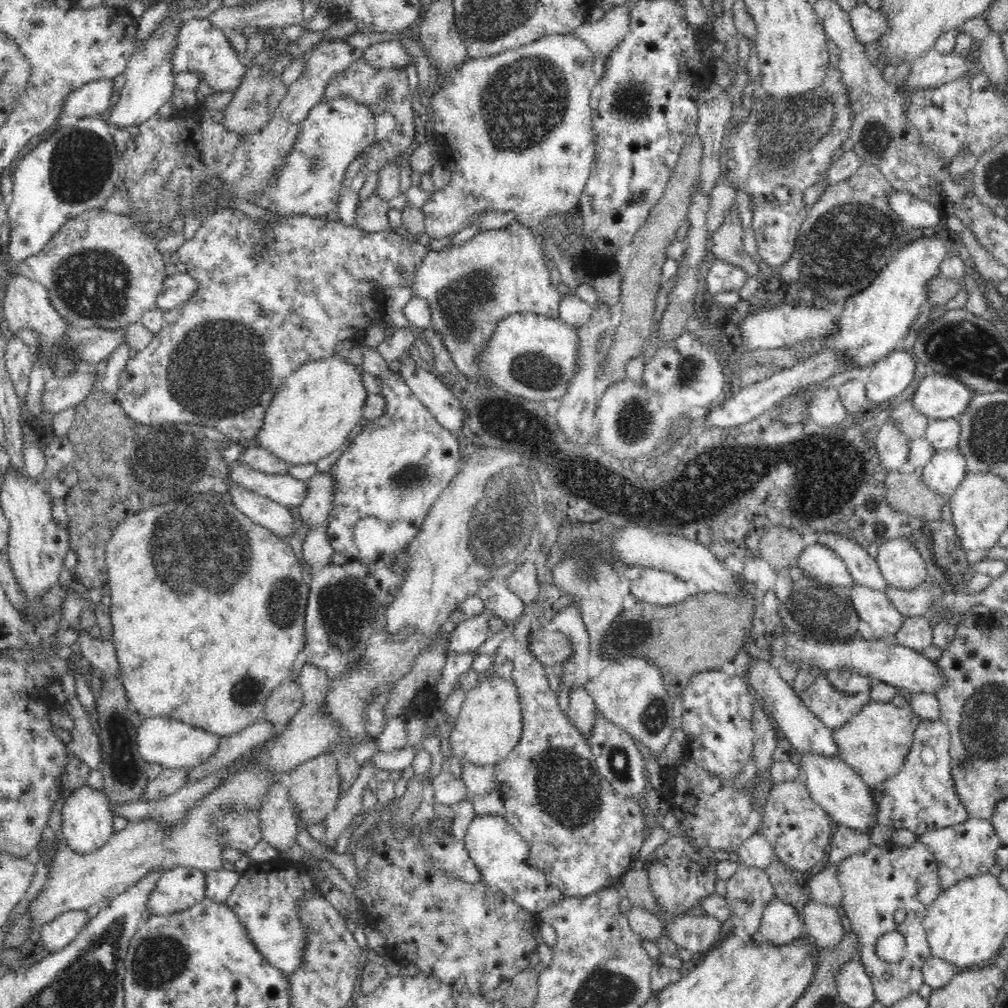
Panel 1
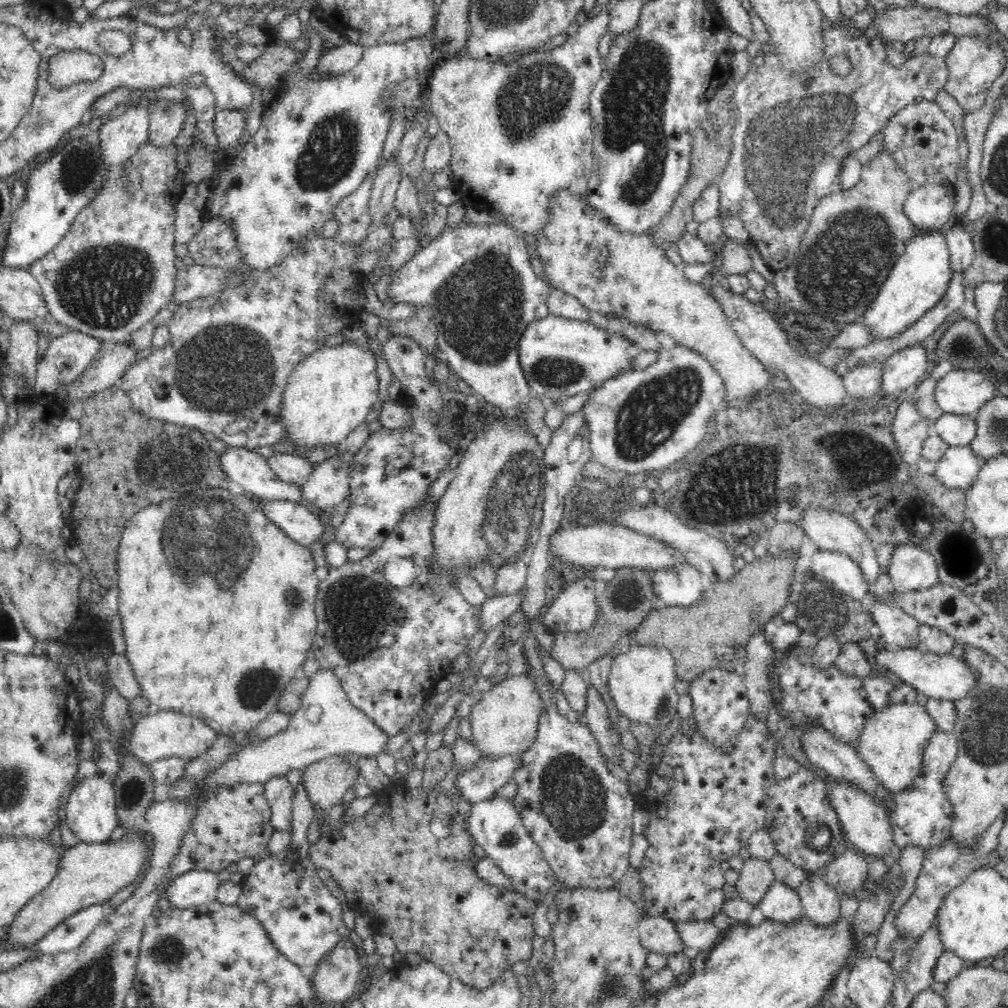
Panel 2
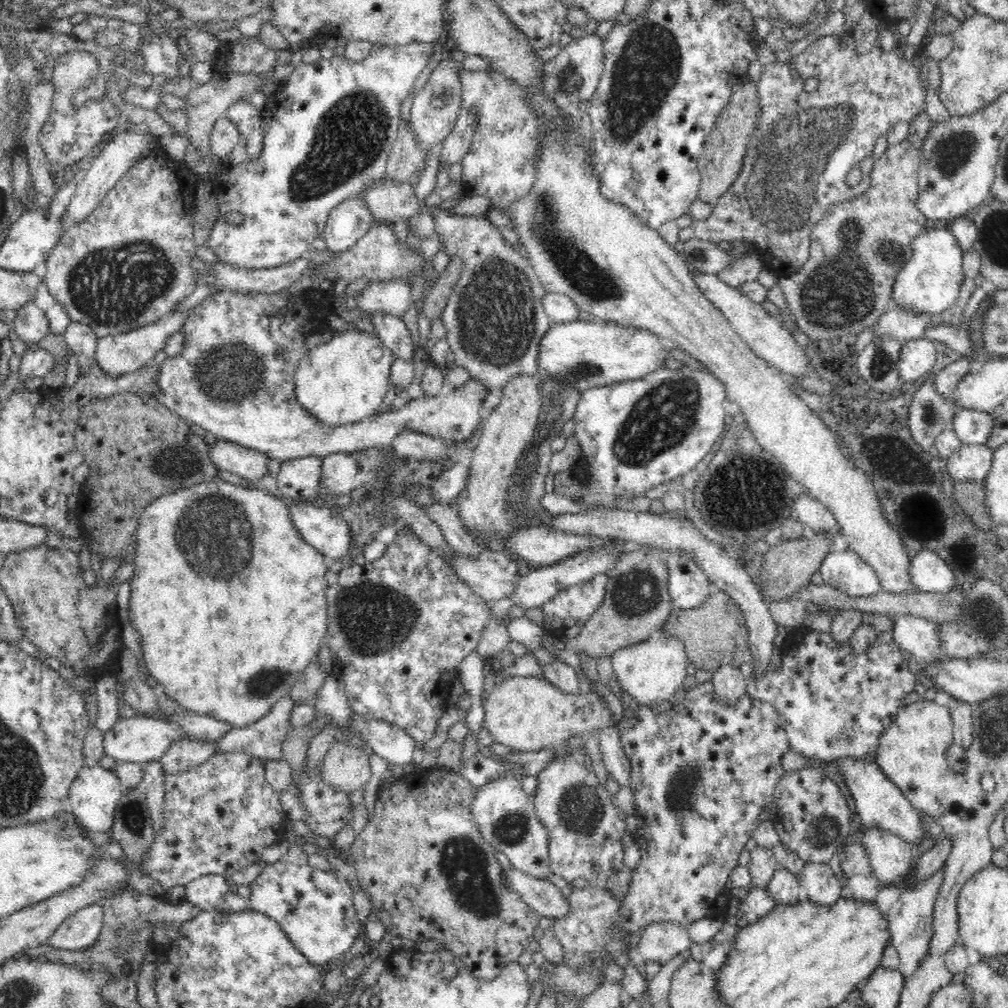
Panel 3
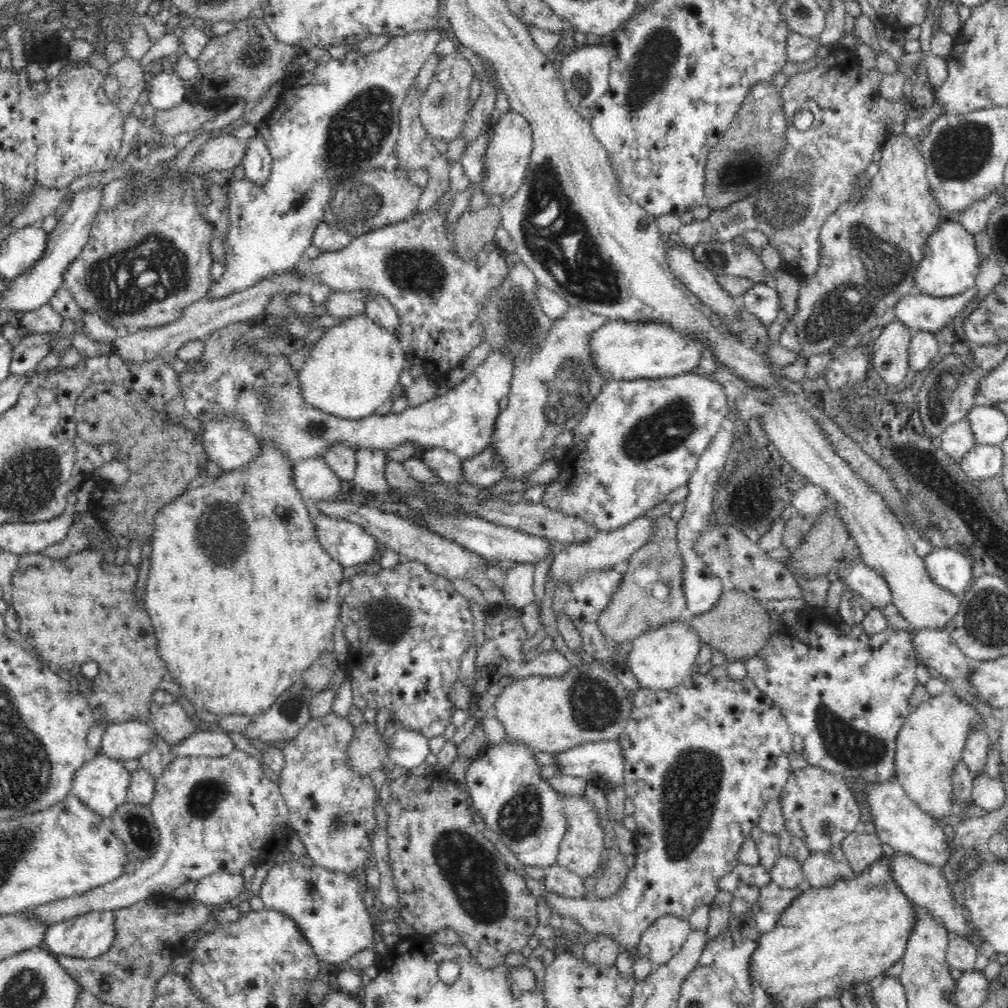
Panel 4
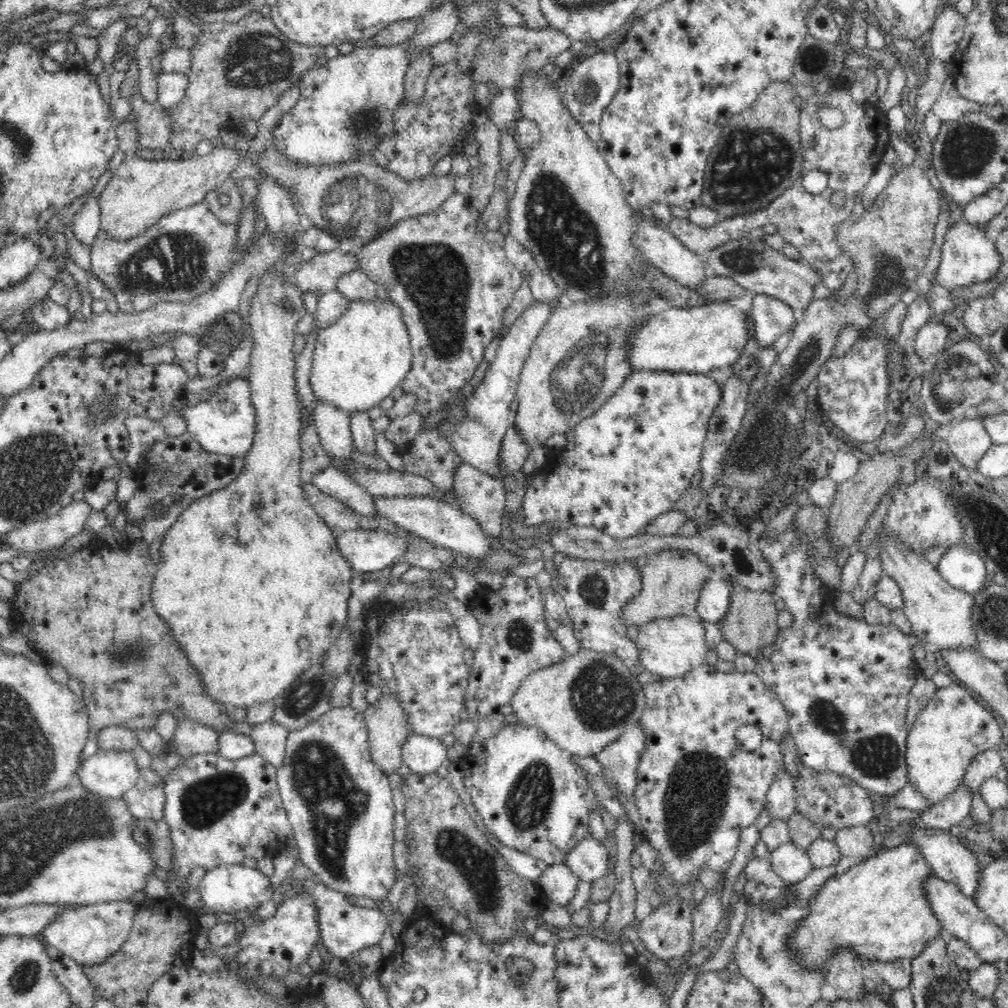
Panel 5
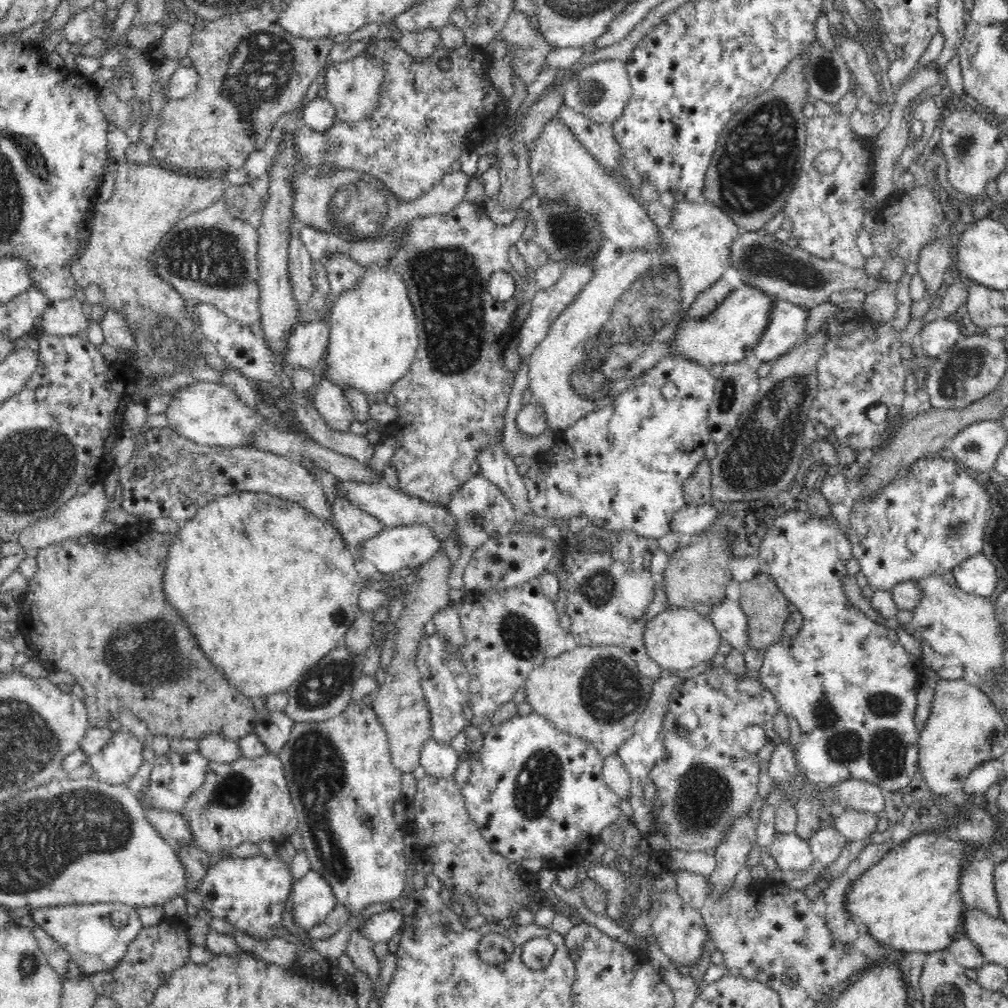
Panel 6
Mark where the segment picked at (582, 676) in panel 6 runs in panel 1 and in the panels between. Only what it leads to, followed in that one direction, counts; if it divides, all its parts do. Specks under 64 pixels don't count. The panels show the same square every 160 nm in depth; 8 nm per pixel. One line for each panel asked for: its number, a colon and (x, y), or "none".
1: (489, 726)
2: (504, 722)
3: (526, 713)
4: (588, 704)
5: (585, 702)

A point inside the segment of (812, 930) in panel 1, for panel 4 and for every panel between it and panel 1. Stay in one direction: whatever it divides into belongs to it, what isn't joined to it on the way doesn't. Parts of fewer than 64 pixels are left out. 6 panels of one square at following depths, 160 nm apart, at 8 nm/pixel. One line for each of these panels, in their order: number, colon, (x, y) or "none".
2: (821, 904)
3: (819, 884)
4: (819, 869)

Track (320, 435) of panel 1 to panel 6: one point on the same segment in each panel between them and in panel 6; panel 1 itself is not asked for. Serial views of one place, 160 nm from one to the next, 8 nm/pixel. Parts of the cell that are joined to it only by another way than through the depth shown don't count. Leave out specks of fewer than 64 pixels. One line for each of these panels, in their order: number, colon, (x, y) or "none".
2: (328, 395)
3: (343, 380)
4: (351, 370)
5: (361, 359)
6: (373, 338)

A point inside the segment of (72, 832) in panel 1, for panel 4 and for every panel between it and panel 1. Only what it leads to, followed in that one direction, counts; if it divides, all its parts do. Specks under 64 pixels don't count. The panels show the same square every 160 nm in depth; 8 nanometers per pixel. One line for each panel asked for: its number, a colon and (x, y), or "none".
2: (91, 812)
3: (94, 794)
4: (101, 784)

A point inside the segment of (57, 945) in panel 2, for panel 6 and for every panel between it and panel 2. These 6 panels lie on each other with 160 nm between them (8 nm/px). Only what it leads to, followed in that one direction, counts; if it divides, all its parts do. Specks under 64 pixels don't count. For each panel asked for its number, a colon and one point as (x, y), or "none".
3: (78, 933)
4: (91, 935)
5: (89, 934)
6: (97, 936)

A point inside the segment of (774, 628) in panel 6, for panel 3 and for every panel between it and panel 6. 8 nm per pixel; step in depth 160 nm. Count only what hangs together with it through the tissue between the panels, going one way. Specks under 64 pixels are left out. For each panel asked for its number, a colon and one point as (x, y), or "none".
3: (715, 634)
4: (739, 626)
5: (751, 623)

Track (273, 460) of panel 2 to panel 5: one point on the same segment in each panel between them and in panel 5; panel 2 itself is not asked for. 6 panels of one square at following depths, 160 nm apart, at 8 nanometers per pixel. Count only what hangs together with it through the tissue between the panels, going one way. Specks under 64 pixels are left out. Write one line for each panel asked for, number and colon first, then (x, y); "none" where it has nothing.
3: (299, 479)
4: (315, 481)
5: (337, 484)

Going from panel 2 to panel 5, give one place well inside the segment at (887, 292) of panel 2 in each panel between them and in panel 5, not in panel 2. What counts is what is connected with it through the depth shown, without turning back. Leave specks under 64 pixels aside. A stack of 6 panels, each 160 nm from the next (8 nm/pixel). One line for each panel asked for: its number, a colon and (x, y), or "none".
3: (929, 283)
4: (950, 263)
5: (968, 257)

